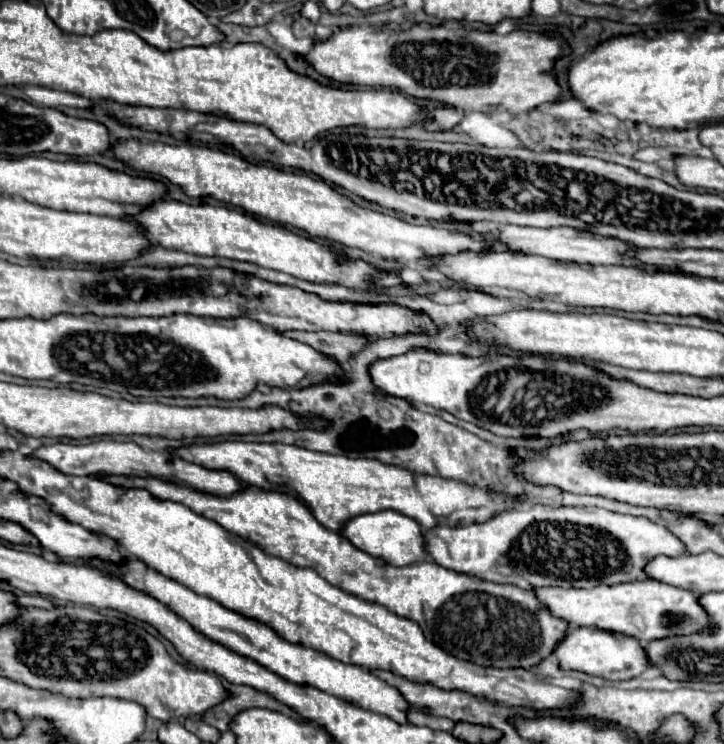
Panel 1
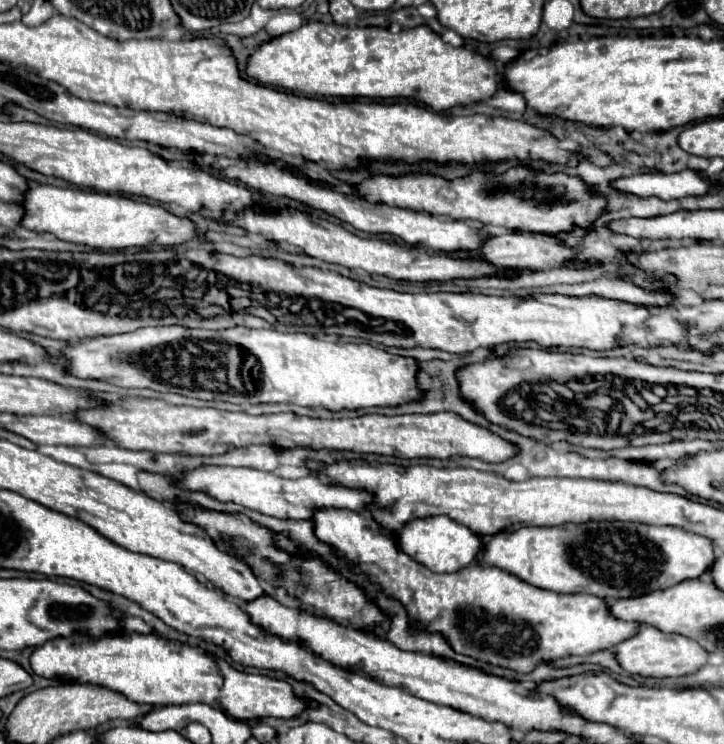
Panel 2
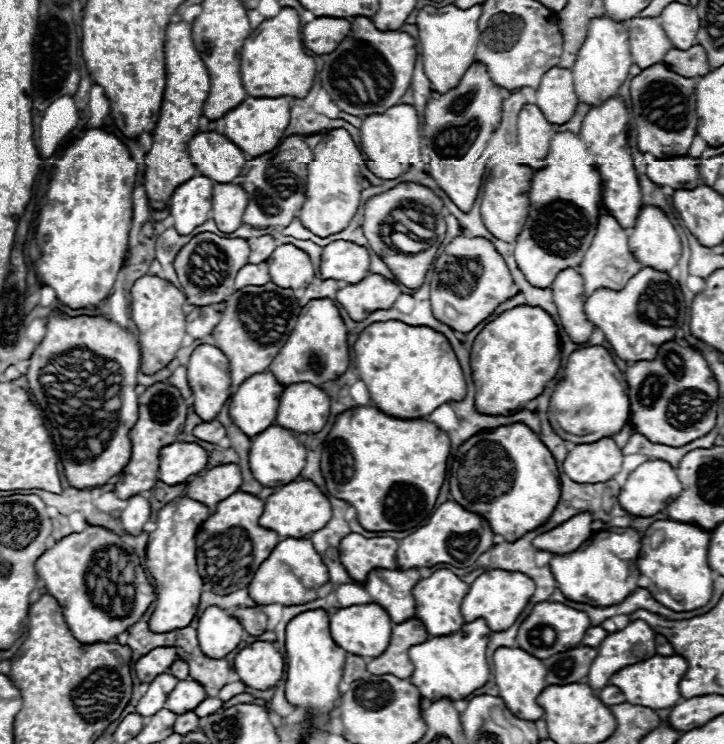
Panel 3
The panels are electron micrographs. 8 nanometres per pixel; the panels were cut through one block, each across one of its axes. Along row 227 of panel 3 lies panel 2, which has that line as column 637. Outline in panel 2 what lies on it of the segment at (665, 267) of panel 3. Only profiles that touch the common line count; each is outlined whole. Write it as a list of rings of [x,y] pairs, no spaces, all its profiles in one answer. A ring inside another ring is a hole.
[[[642,626],[636,636],[620,642],[614,648],[614,652],[620,666],[626,672],[640,676],[654,676],[654,678],[694,674],[708,660],[708,652],[702,650],[702,646],[698,646],[698,642],[694,642],[692,638],[682,638],[680,634],[666,634],[654,626]]]

